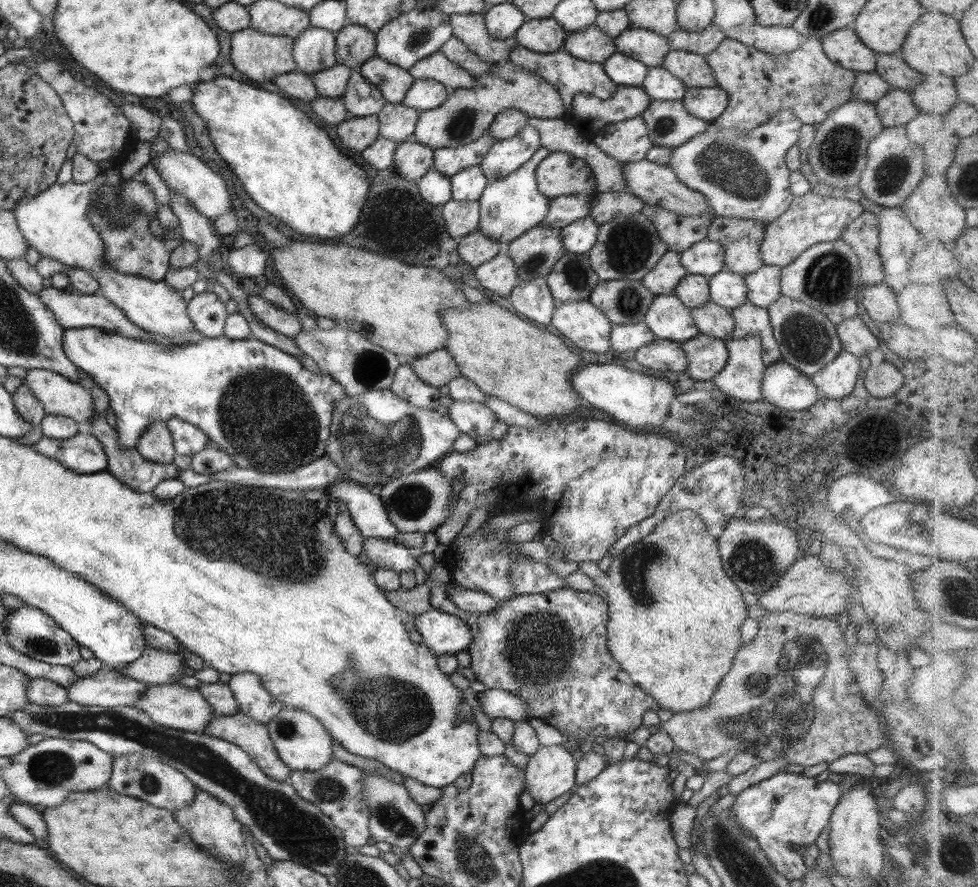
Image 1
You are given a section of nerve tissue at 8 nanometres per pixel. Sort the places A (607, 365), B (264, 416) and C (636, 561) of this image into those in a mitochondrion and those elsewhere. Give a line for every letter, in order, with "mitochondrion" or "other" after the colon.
A: other
B: mitochondrion
C: mitochondrion

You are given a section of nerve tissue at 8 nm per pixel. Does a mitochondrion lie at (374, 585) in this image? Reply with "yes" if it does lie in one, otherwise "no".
no

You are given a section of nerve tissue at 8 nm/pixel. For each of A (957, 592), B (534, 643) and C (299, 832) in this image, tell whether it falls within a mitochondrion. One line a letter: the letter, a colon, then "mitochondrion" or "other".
A: mitochondrion
B: mitochondrion
C: mitochondrion

